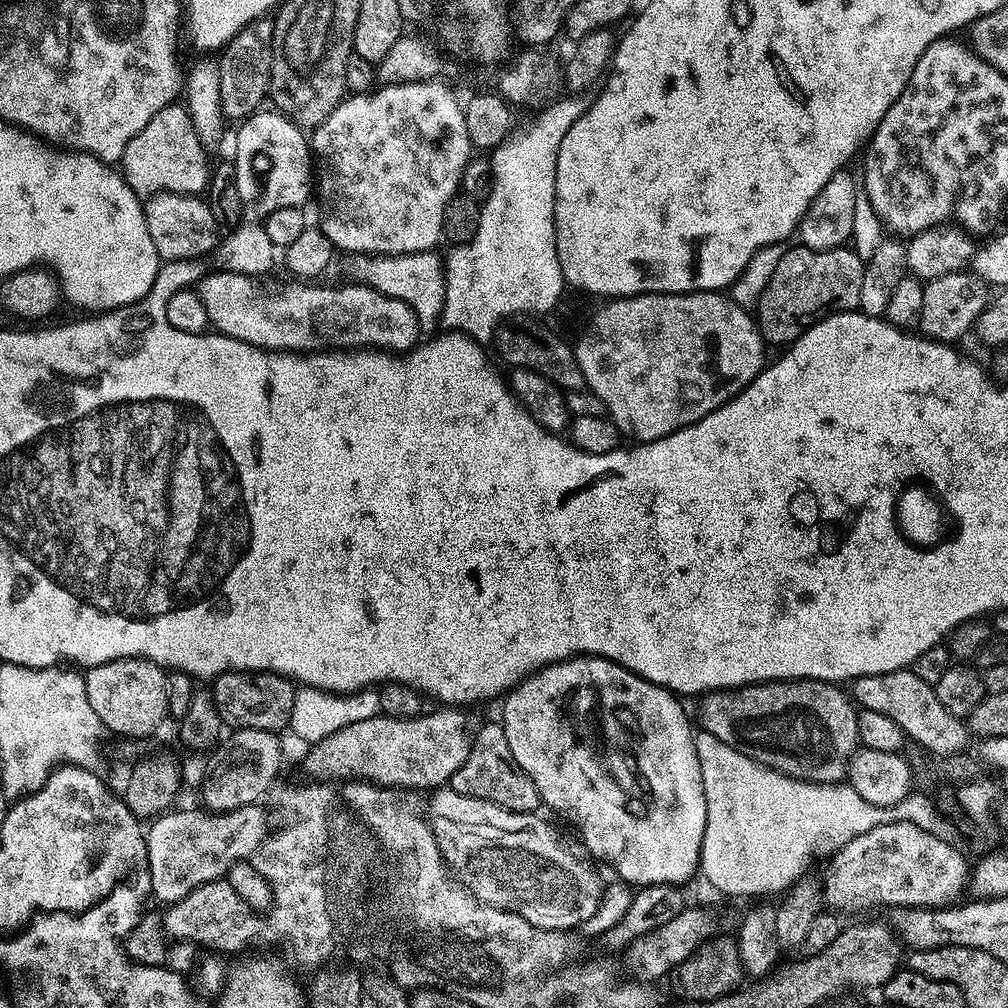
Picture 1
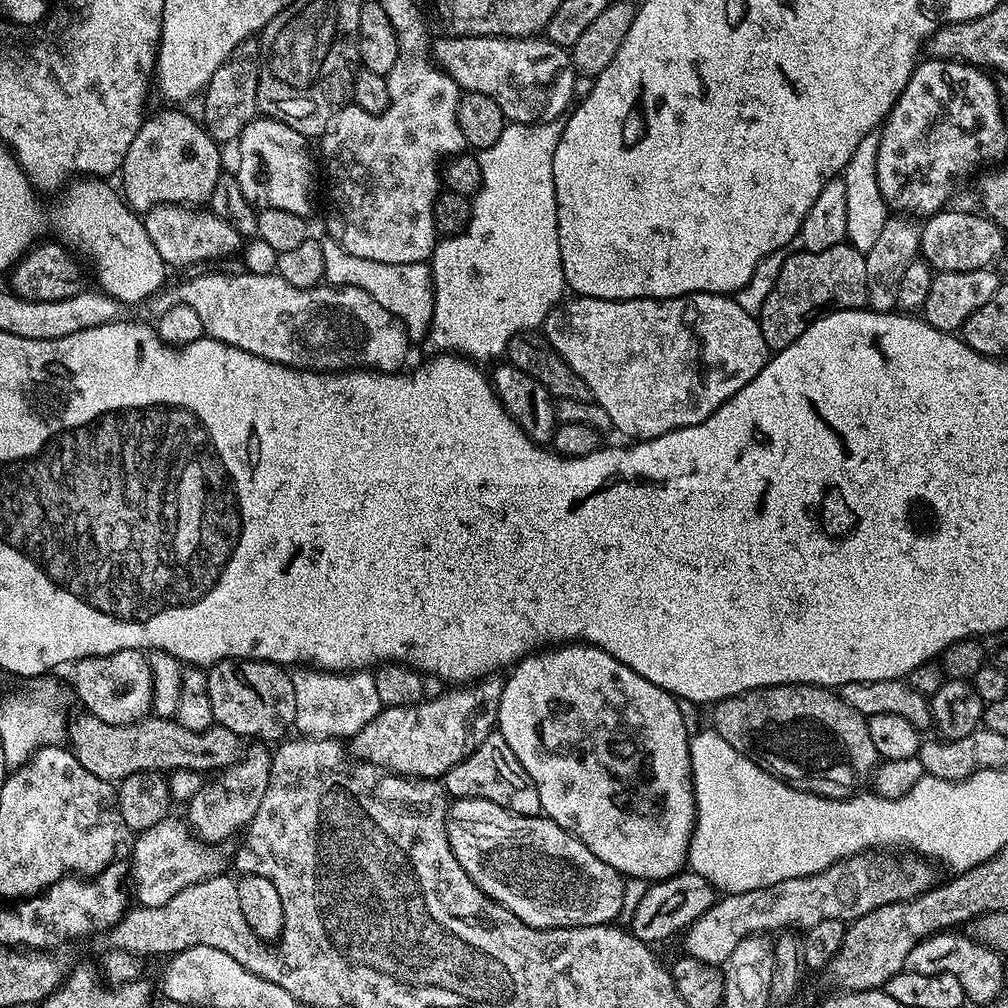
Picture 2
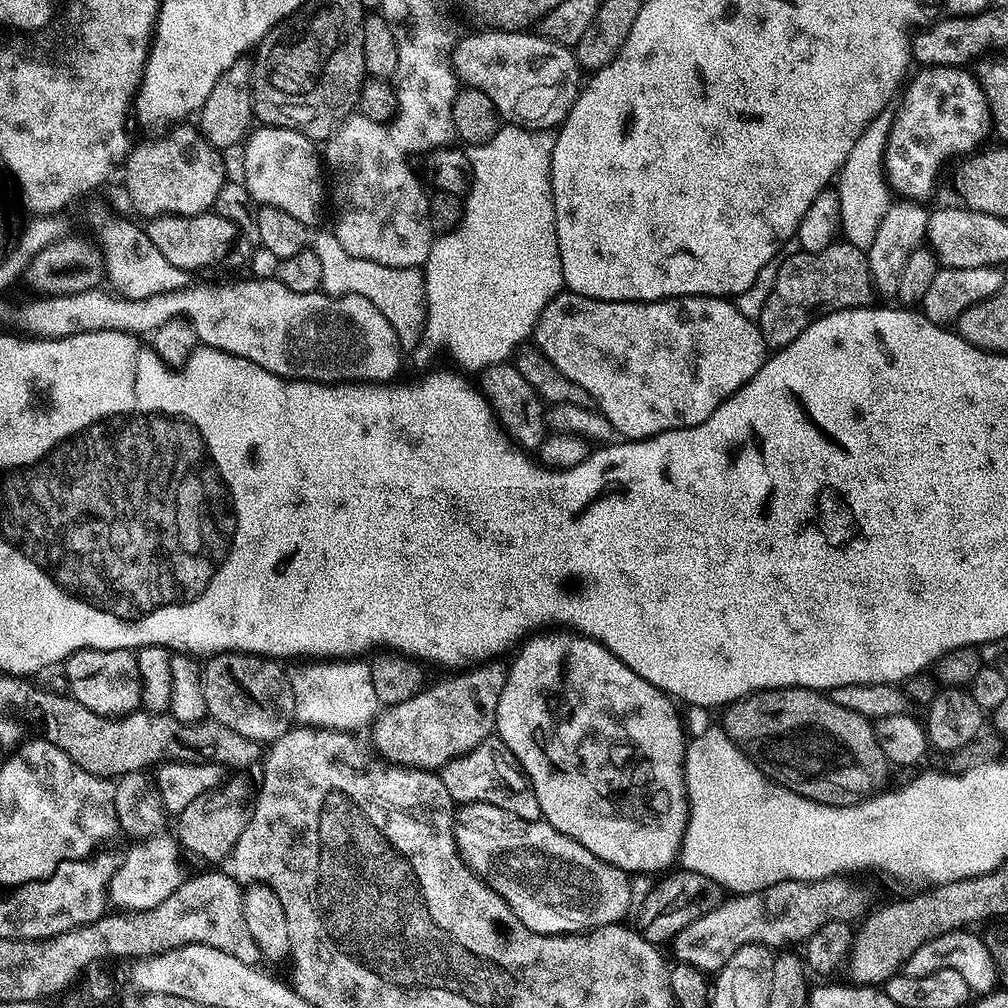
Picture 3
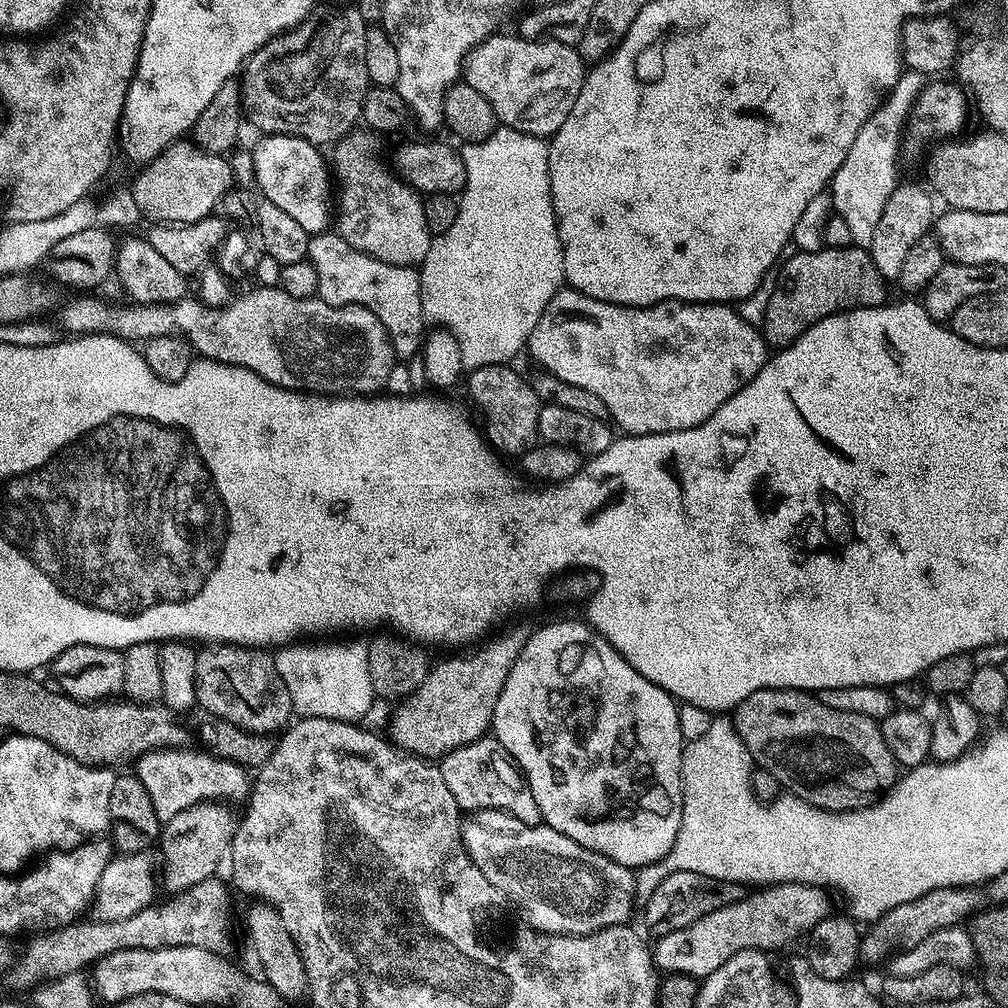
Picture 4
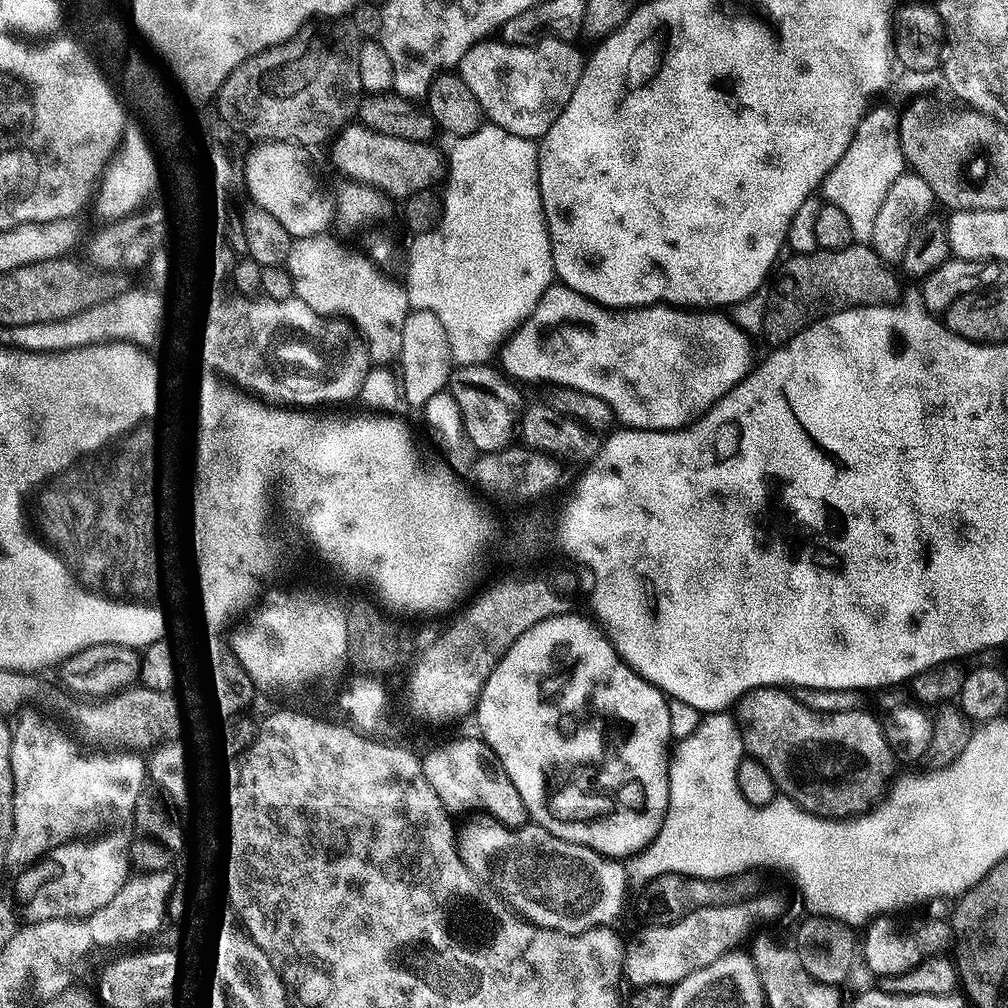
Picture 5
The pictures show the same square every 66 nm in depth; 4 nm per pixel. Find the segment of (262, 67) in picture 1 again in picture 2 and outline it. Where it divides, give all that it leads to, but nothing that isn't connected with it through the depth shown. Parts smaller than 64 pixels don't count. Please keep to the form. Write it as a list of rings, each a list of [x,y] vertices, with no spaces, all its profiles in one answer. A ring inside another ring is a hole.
[[[248,37],[239,43],[226,63],[218,66],[202,96],[204,116],[202,122],[213,140],[220,144],[233,143],[240,133],[255,119],[257,109],[257,88],[260,76],[260,43],[255,37]]]

